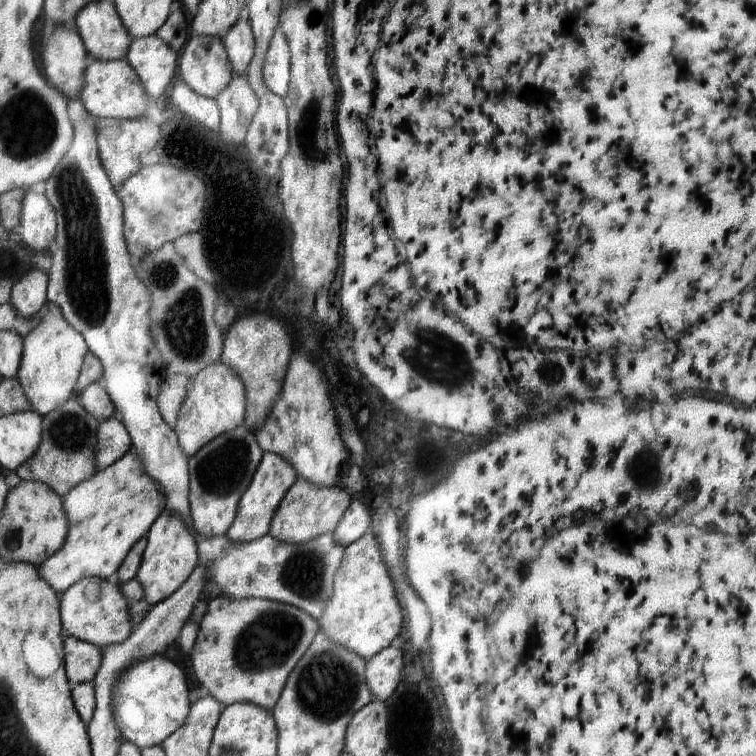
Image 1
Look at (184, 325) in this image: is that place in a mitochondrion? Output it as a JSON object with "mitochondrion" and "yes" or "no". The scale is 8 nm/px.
{"mitochondrion":"yes"}

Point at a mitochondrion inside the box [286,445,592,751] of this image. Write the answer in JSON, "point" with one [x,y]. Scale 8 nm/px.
{"point":[329,687]}

